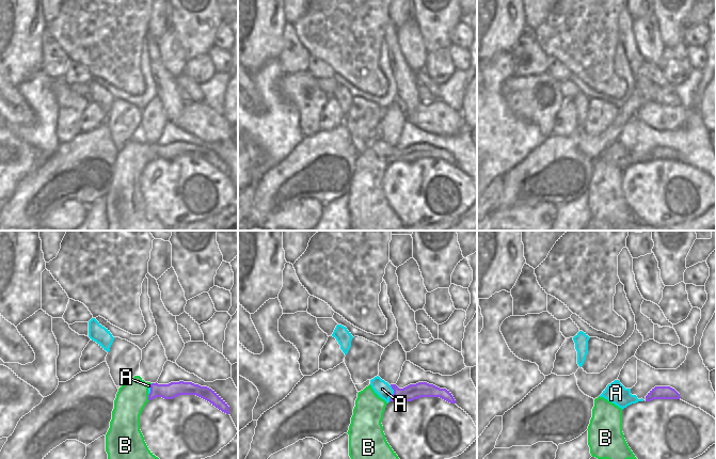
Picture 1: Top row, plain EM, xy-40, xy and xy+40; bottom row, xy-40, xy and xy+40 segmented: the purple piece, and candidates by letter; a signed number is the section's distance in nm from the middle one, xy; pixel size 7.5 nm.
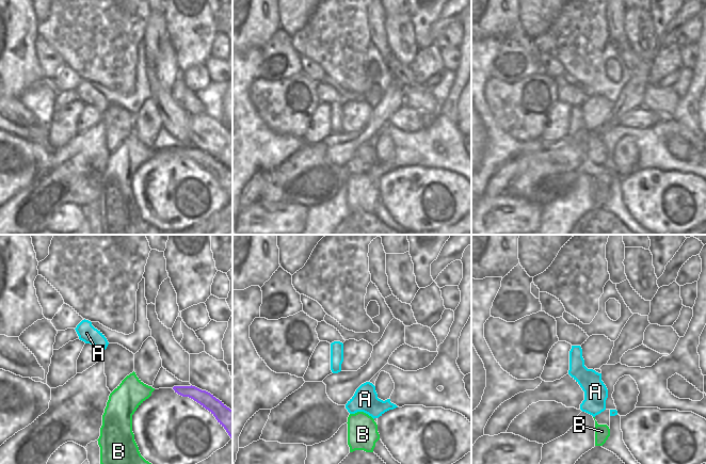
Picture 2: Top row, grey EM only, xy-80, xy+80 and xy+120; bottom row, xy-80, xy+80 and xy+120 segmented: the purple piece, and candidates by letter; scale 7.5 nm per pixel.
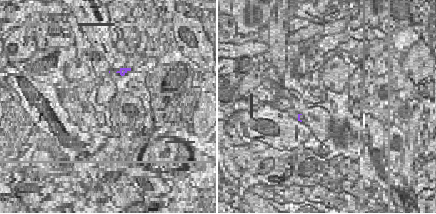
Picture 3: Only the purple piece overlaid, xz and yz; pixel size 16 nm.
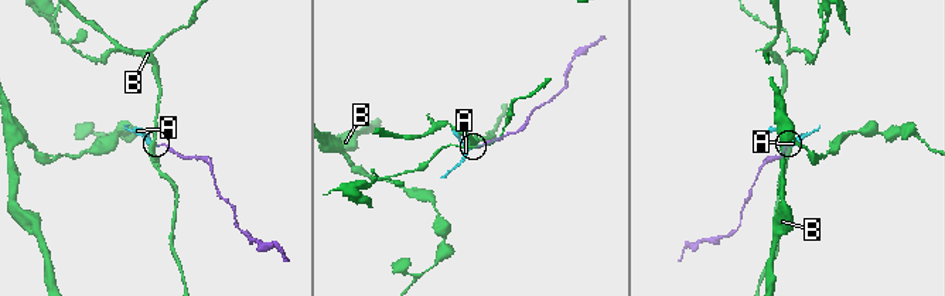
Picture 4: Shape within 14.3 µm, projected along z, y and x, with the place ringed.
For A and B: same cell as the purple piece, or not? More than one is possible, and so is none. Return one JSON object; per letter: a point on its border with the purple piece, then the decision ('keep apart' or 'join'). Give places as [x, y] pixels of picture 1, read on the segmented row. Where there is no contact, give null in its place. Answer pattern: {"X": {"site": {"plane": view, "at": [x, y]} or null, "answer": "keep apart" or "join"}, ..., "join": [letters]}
{"A": {"site": {"plane": "xy", "at": [394, 393]}, "answer": "join"}, "B": {"site": {"plane": "xy-40", "at": [148, 397]}, "answer": "keep apart"}, "join": ["A"]}

